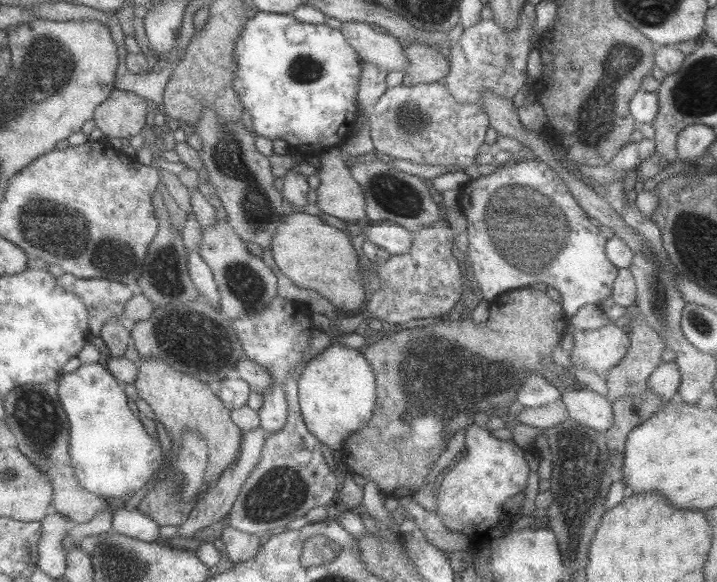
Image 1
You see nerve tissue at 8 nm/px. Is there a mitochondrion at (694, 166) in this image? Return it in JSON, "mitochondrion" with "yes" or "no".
{"mitochondrion":"no"}

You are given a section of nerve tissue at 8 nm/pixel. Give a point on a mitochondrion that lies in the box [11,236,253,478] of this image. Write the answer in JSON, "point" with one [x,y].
{"point":[37,412]}

